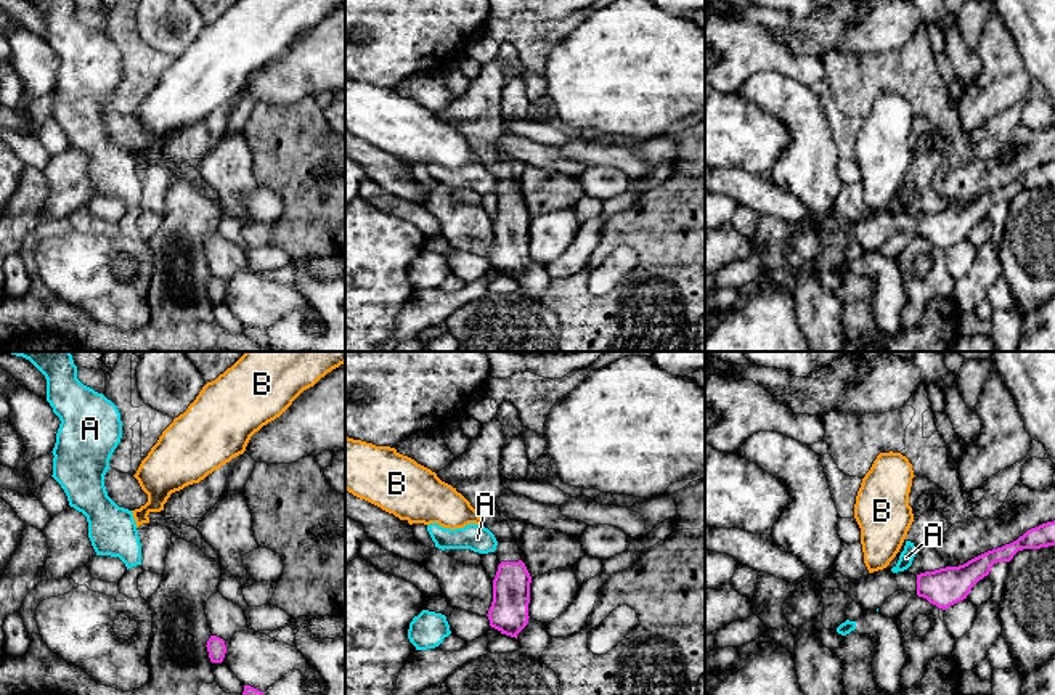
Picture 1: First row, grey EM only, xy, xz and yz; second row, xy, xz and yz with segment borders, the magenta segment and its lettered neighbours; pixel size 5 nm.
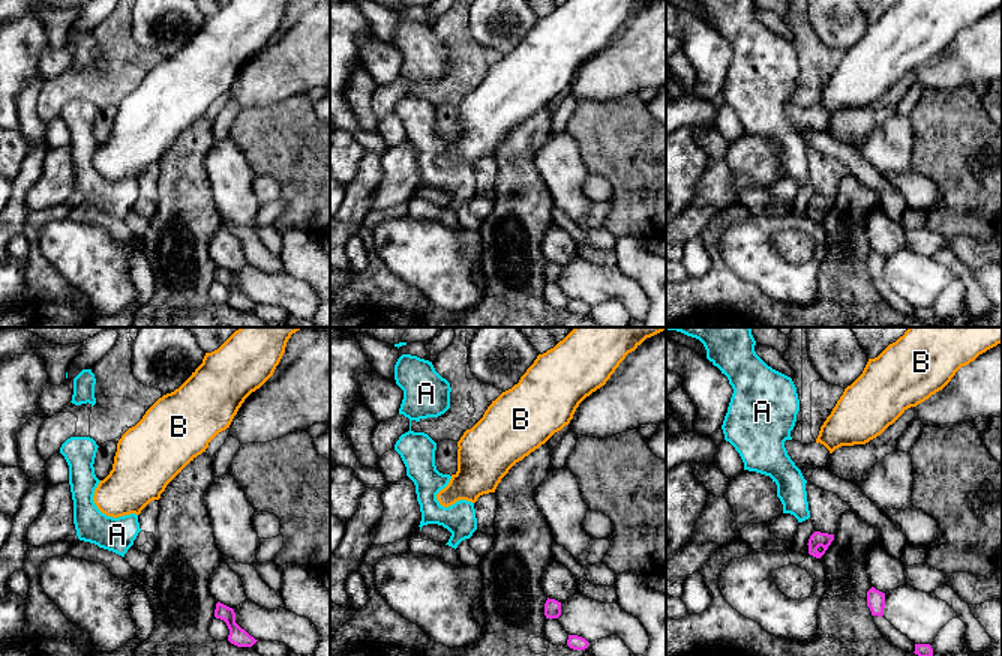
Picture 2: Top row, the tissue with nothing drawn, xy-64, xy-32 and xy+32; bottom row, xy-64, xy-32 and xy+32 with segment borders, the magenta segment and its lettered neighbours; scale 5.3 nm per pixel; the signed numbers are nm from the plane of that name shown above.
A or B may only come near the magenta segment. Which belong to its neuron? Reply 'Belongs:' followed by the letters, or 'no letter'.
Belongs: no letter

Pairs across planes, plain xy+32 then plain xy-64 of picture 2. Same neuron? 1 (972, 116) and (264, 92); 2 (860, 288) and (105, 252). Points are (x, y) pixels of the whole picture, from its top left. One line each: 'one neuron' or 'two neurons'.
1: two neurons
2: two neurons

